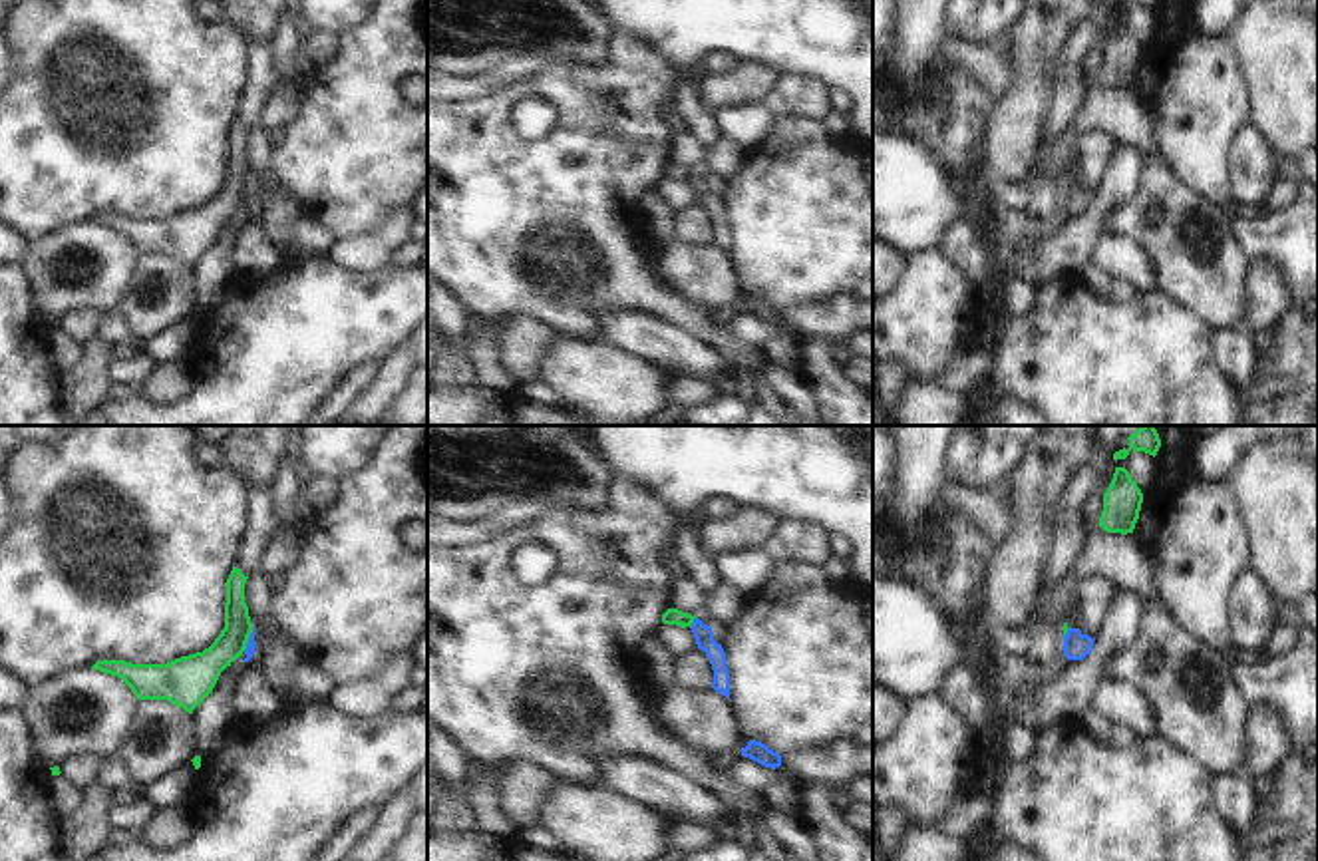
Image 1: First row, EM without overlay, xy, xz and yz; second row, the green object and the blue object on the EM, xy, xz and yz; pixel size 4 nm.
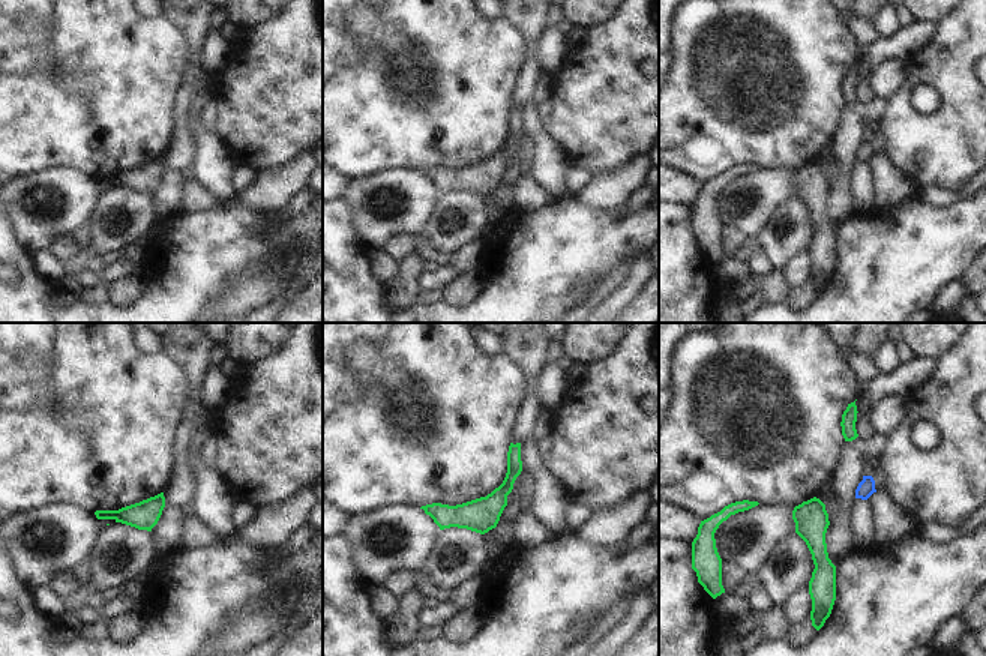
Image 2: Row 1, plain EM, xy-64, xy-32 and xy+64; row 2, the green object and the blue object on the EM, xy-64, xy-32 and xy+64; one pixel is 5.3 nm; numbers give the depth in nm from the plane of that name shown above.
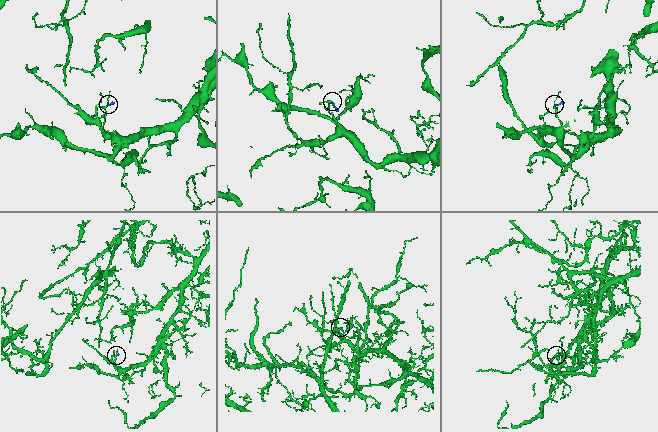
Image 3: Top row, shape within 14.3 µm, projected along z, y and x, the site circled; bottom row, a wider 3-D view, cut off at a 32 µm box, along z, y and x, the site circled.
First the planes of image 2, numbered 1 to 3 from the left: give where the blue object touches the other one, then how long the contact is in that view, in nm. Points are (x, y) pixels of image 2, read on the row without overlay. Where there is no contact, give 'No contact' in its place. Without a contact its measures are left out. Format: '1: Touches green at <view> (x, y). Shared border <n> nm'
1: No contact
2: No contact
3: No contact.

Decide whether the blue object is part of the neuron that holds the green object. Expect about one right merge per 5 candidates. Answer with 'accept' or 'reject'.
reject

